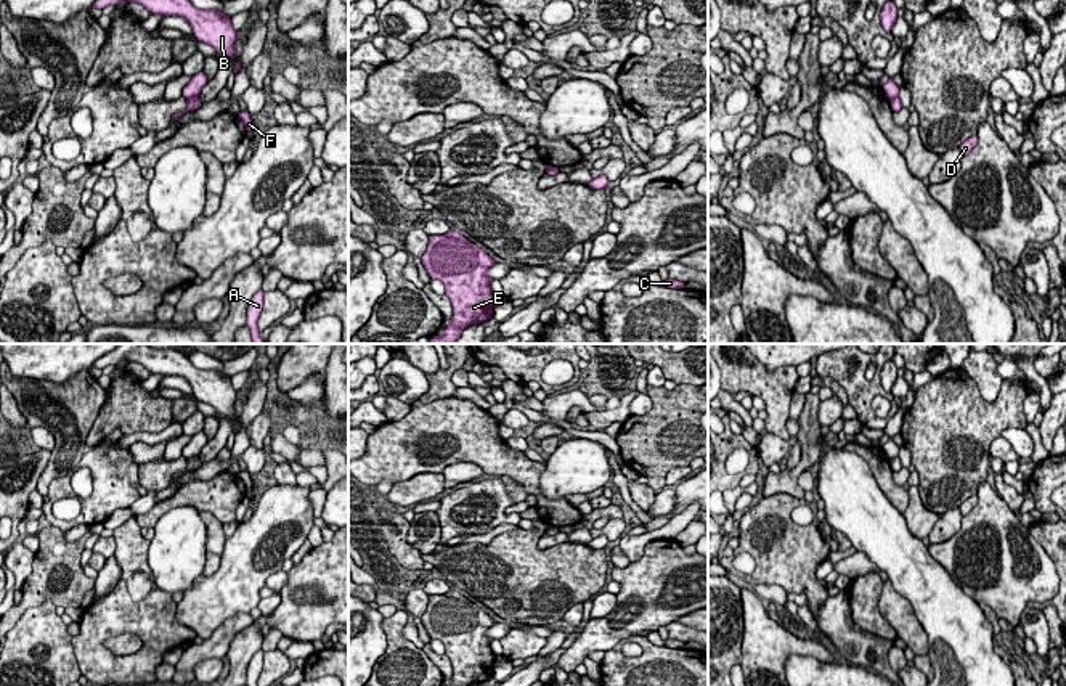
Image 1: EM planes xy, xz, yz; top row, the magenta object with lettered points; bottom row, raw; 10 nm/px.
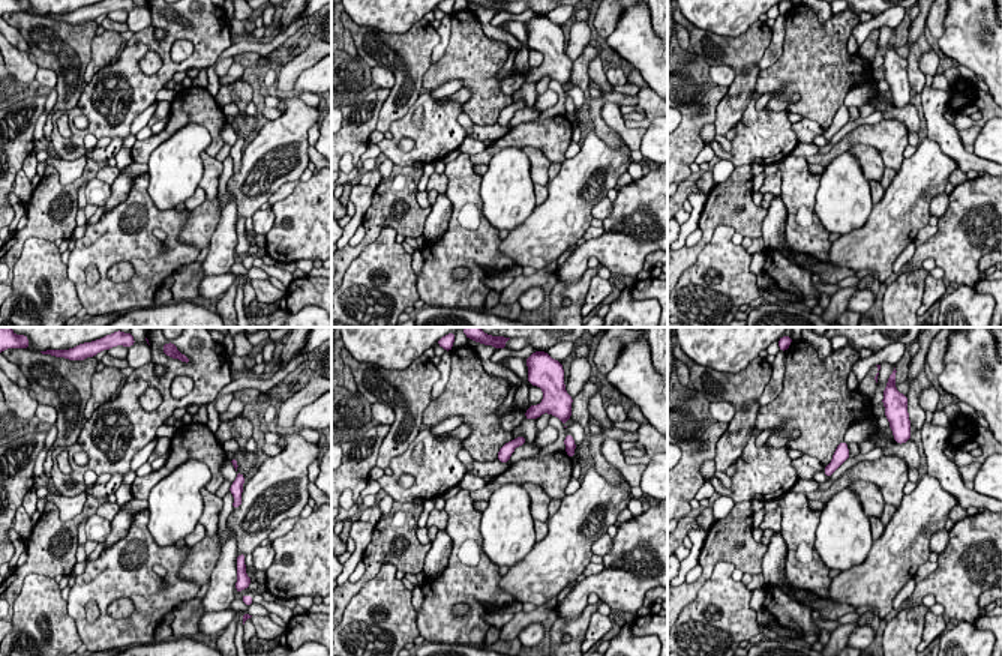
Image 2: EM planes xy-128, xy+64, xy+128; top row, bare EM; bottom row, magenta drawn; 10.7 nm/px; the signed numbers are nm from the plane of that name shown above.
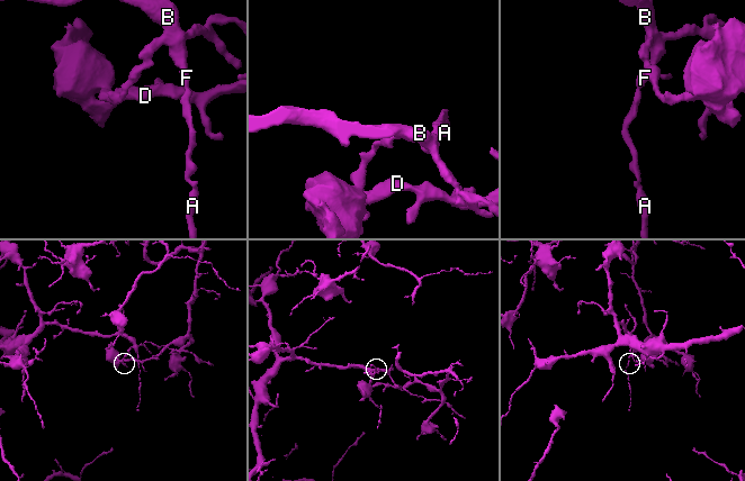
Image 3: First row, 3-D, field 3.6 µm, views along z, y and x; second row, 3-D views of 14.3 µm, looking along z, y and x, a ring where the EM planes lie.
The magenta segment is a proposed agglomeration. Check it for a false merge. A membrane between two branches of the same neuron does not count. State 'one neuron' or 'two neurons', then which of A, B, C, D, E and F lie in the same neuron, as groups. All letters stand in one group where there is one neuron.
two neurons | A B C F / D E

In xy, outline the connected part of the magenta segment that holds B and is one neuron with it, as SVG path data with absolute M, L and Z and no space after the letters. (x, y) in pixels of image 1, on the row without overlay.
M119 344L114 350L100 357L92 368L116 366L122 360L140 363L154 374L183 376L189 382L196 400L209 403L225 416L239 414L236 411L238 390L223 371L199 370L181 352L157 350L149 344Z

